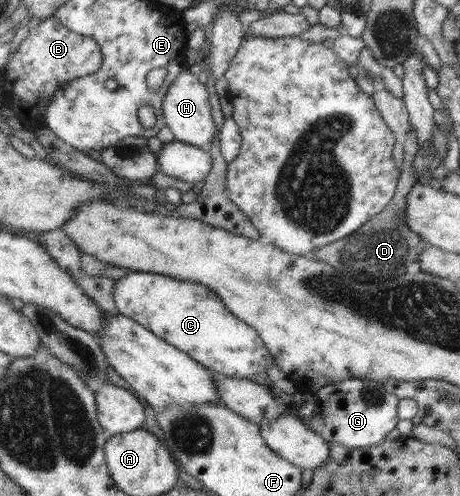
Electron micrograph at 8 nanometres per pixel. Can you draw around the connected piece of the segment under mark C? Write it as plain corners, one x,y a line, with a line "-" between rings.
131,271
116,280
114,295
120,313
140,322
212,371
251,380
273,363
256,331
234,317
205,285
159,273

